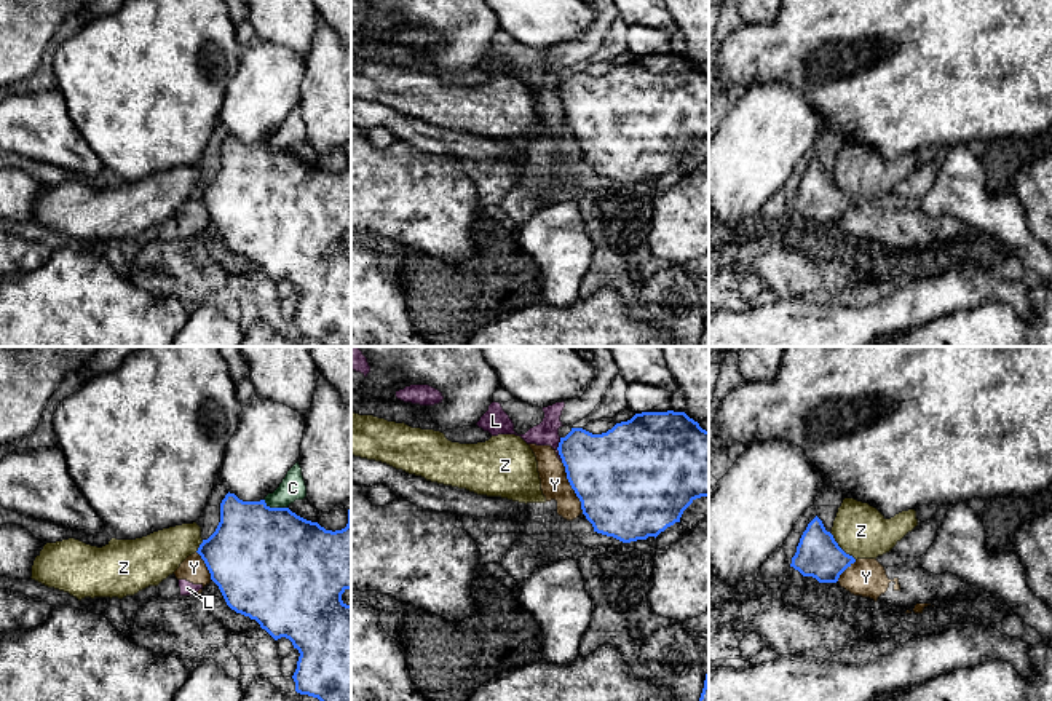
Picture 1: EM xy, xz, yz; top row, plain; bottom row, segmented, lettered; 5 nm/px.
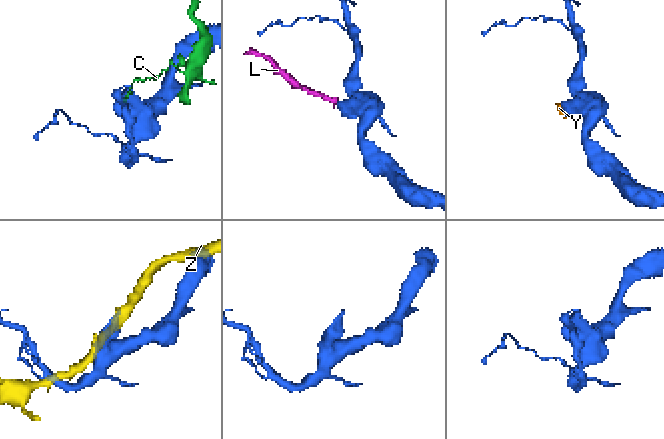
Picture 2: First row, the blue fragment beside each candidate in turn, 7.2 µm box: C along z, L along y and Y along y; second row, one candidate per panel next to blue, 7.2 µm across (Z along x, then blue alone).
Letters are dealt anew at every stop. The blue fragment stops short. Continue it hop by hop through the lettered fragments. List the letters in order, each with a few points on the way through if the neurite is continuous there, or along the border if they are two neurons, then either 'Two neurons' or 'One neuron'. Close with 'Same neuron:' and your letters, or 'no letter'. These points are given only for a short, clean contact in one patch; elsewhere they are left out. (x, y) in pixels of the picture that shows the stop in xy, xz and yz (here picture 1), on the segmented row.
C: Two neurons
L: Boundary: xz (559, 438), (557, 449), (562, 460). Two neurons
Y: Two neurons
Z: Two neurons
Same neuron: no letter

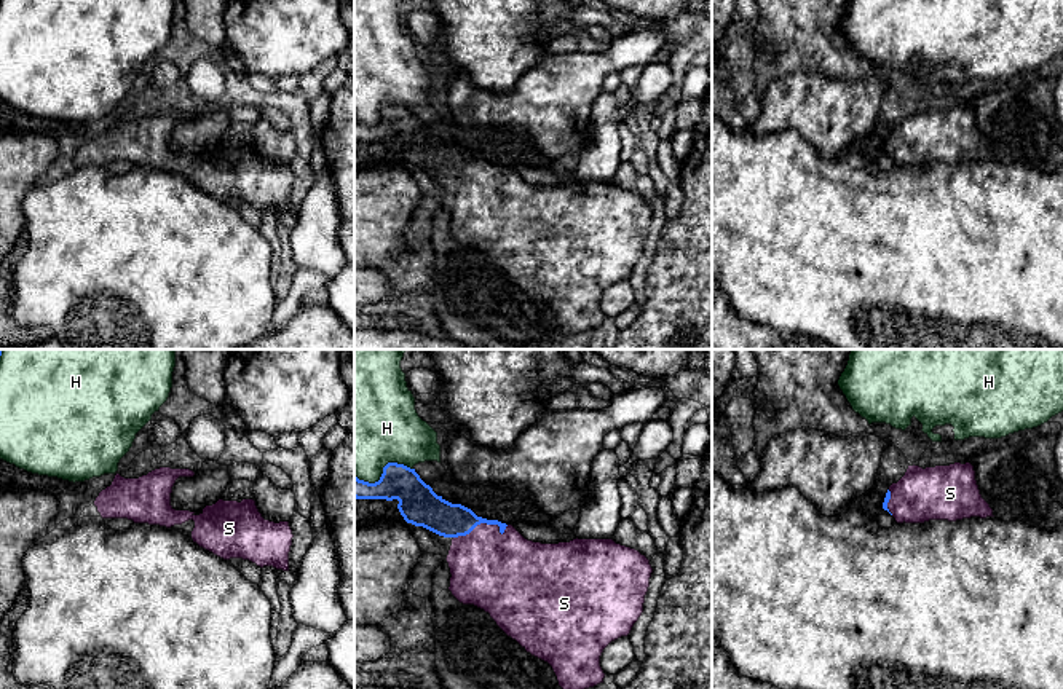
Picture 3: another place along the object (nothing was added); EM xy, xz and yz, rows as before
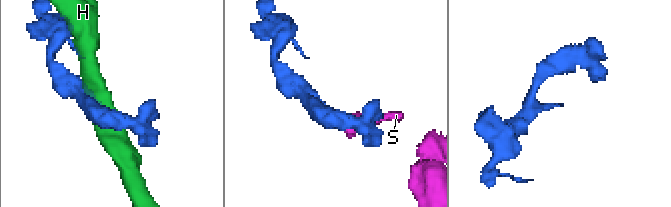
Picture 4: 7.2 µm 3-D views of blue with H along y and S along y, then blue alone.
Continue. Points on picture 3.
H: Two neurons
S: Path across: xz (450, 520), (482, 522), (489, 570). One neuron
Same neuron: S

